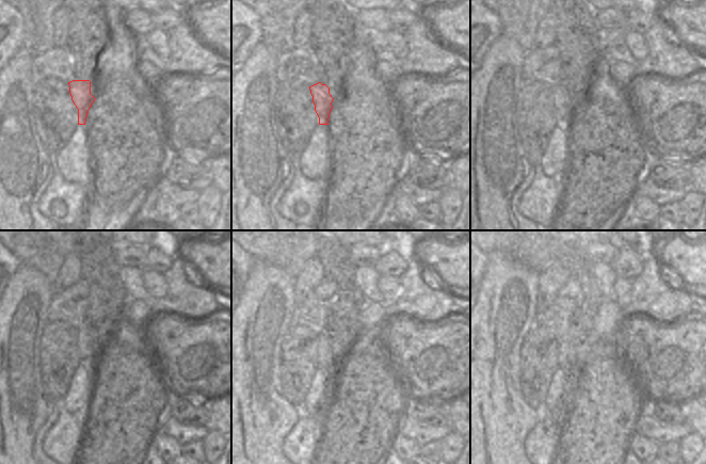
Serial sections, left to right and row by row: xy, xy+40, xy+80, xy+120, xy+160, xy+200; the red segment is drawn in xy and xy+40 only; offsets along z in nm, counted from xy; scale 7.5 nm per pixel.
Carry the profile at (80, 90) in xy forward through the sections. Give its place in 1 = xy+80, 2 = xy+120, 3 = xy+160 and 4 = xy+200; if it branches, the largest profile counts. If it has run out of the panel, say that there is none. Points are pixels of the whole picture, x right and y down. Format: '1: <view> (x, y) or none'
1: xy+80 (561, 97)
2: xy+120 (84, 334)
3: xy+160 (333, 366)
4: xy+200 (573, 367)

